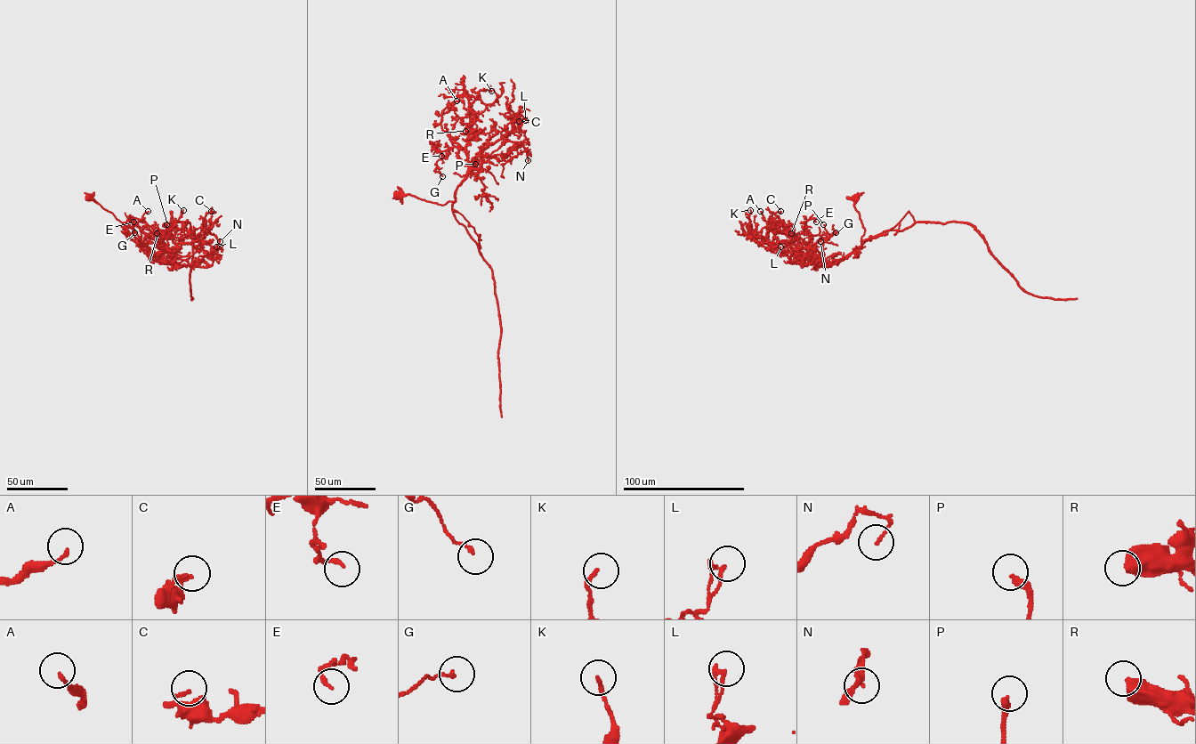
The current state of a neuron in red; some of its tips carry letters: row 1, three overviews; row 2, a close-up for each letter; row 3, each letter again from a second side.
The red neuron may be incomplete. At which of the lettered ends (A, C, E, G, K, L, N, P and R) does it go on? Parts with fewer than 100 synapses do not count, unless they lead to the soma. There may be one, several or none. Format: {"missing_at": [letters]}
{"missing_at": []}

